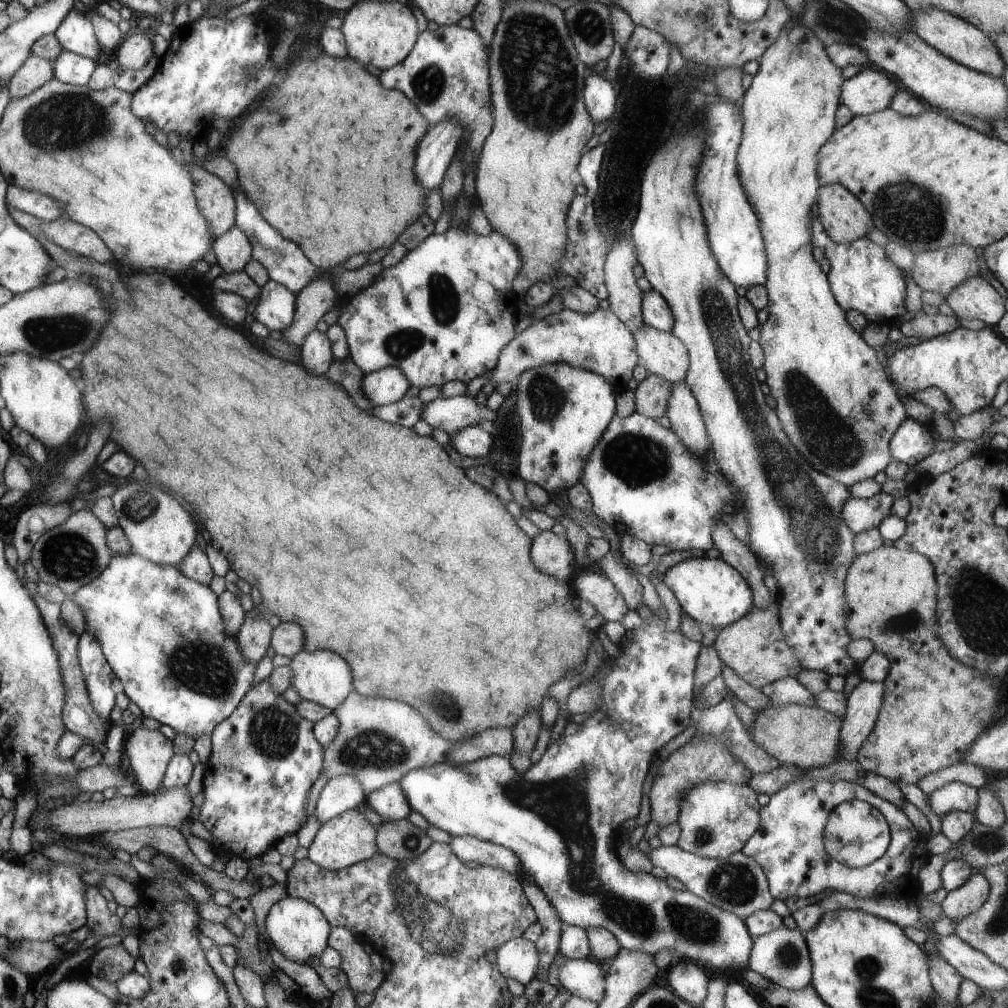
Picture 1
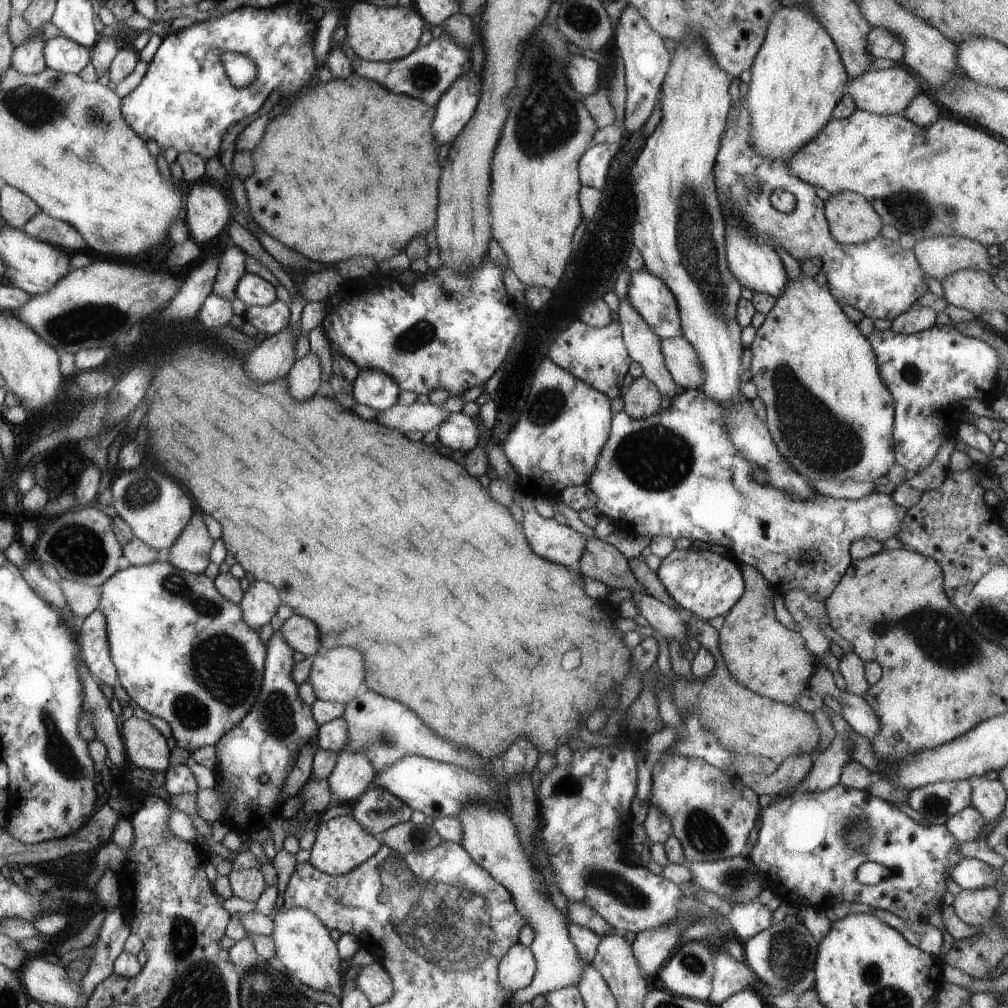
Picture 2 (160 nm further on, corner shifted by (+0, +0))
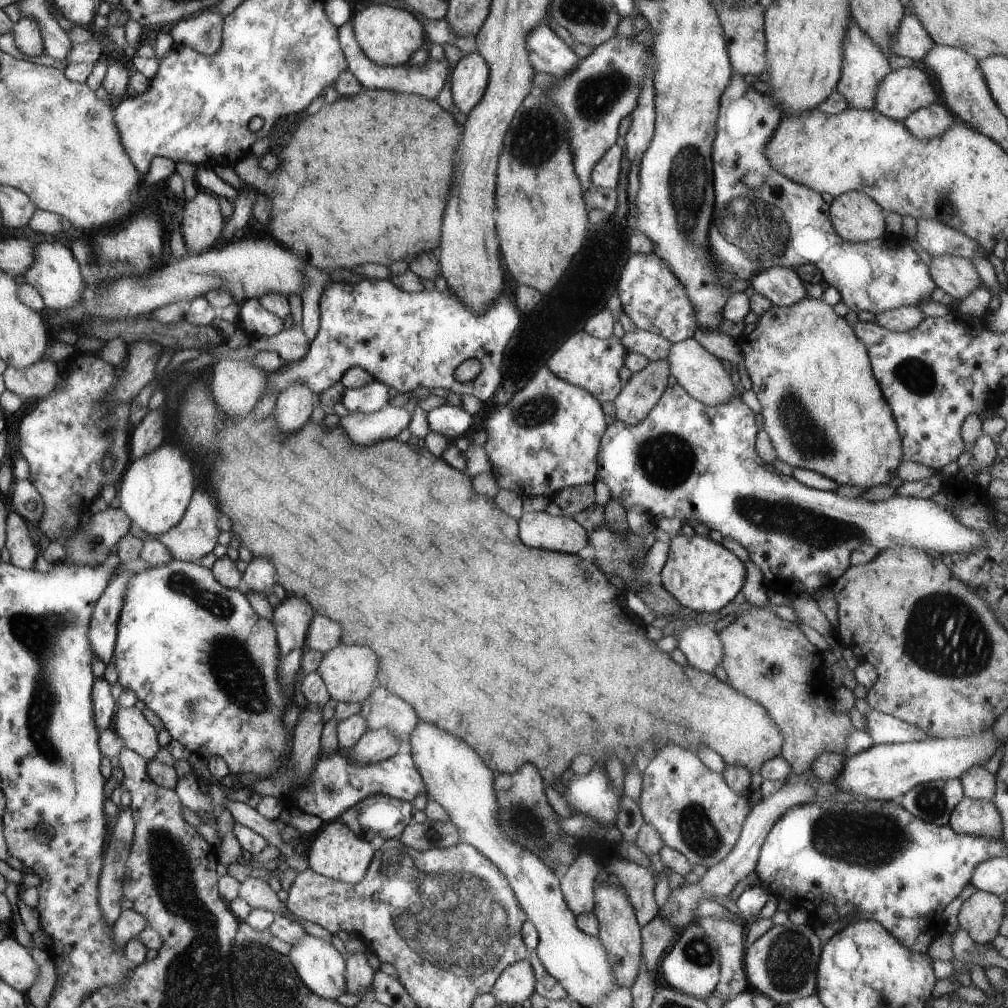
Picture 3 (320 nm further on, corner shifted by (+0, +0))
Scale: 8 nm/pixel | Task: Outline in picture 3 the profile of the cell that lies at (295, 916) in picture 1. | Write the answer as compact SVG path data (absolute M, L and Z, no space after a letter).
M306 934L300 941L291 946L289 954L290 962L297 969L298 976L305 985L326 999L338 1000L342 994L349 992L348 973L342 954L334 945L314 935Z

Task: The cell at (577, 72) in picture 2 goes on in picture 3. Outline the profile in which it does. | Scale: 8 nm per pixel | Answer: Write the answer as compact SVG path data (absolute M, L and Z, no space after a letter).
M546 24L538 25L526 39L530 64L536 74L563 77L580 59Z

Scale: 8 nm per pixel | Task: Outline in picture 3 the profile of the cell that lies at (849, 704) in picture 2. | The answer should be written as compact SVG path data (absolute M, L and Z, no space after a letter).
M873 711L866 718L868 720L867 732L876 745L882 743L917 743L934 738L921 728L886 713Z

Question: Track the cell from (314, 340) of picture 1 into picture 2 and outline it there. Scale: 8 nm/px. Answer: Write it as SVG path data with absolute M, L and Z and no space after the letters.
M311 351L293 364L287 378L290 380L290 392L294 392L298 400L310 400L316 394L322 367L321 358Z

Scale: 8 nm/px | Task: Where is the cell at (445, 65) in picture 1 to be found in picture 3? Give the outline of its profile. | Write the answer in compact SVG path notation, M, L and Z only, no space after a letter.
M352 18L339 26L341 34L341 47L344 49L345 56L348 58L348 70L360 81L366 88L382 88L382 90L394 90L394 92L404 92L404 94L418 94L432 100L437 98L444 86L446 75L449 72L448 61L444 58L442 61L431 59L428 64L421 68L408 68L408 65L399 67L382 67L378 63L371 61L365 55L365 51L358 44L355 30L353 29Z

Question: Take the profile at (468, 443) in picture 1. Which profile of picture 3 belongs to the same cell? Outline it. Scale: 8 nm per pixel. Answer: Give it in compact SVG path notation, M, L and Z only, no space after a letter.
M450 403L426 411L426 420L431 431L443 434L451 441L466 436L472 428L472 415Z

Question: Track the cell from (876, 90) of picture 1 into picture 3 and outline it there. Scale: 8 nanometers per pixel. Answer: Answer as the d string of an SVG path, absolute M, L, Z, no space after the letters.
M917 66L900 67L884 78L875 98L875 110L890 120L906 120L910 113L941 102L928 71Z

